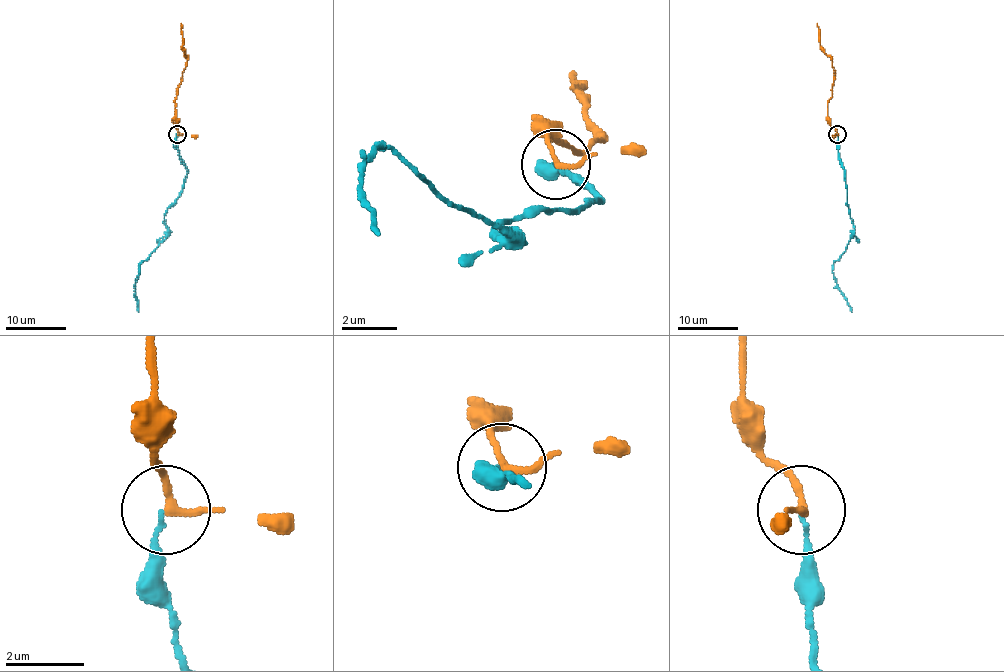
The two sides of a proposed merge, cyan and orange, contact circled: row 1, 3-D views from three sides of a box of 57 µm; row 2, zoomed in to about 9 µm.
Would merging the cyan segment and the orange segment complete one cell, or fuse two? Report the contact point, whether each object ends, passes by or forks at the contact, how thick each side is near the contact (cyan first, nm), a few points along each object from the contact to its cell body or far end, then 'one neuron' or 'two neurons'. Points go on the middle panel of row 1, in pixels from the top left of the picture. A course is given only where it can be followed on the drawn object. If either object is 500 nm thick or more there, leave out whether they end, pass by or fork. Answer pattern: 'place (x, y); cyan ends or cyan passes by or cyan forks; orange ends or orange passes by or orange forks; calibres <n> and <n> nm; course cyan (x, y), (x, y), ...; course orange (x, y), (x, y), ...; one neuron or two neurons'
place (555, 164); cyan ends; orange passes by; calibres 90 and 180 nm; course cyan (550, 162), (599, 197), (495, 225), (508, 246), (474, 211), (446, 204), (384, 141), (363, 162), (377, 232); course orange (557, 162), (543, 121), (550, 141), (571, 148), (599, 141), (571, 72); one neuron

